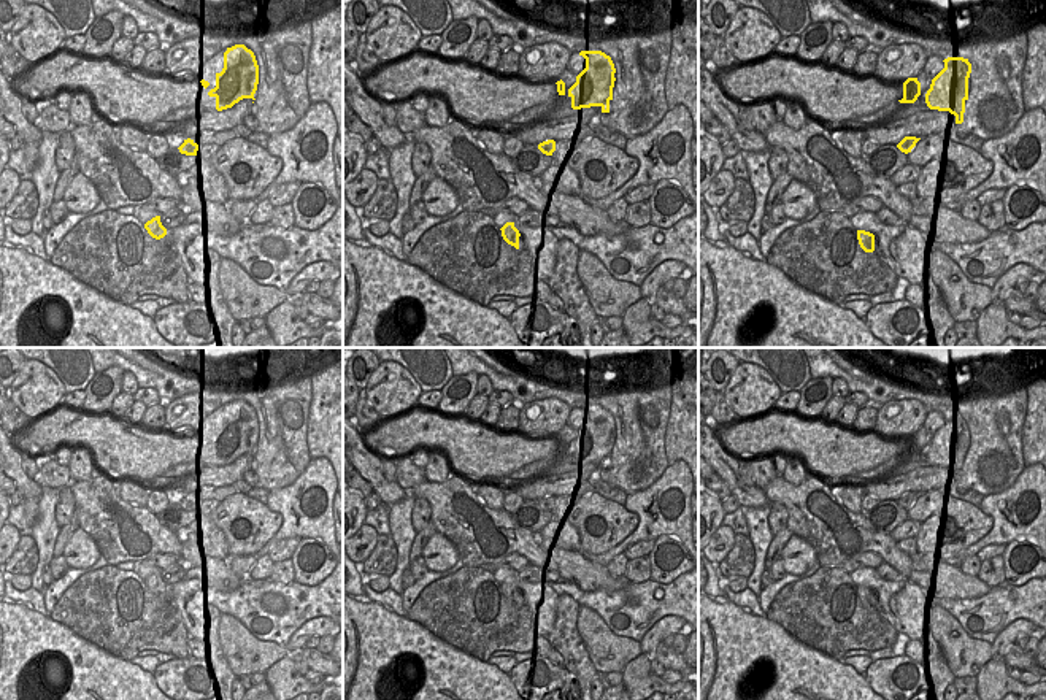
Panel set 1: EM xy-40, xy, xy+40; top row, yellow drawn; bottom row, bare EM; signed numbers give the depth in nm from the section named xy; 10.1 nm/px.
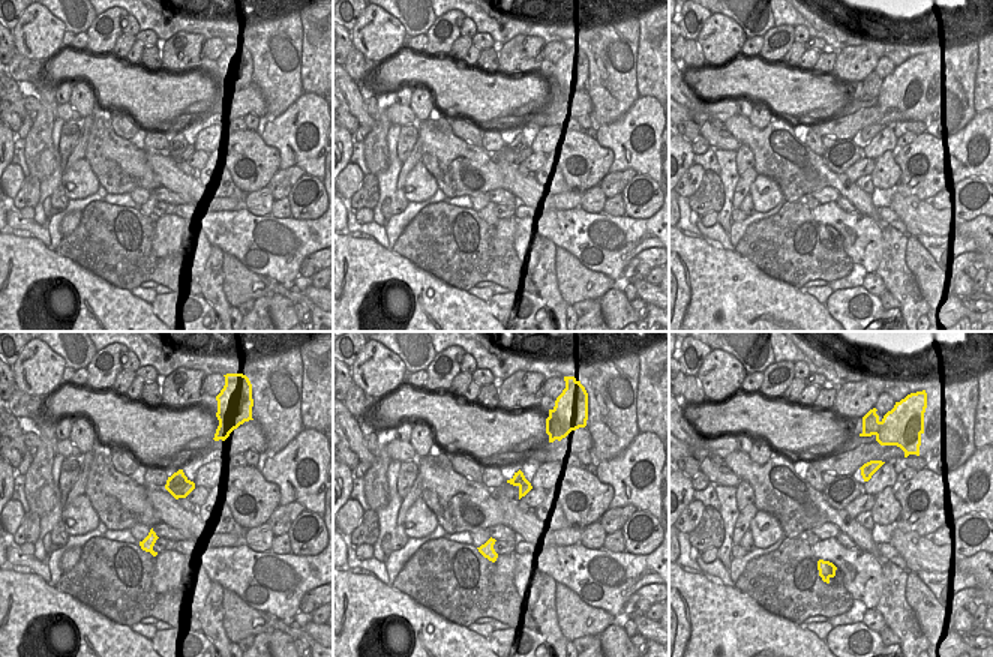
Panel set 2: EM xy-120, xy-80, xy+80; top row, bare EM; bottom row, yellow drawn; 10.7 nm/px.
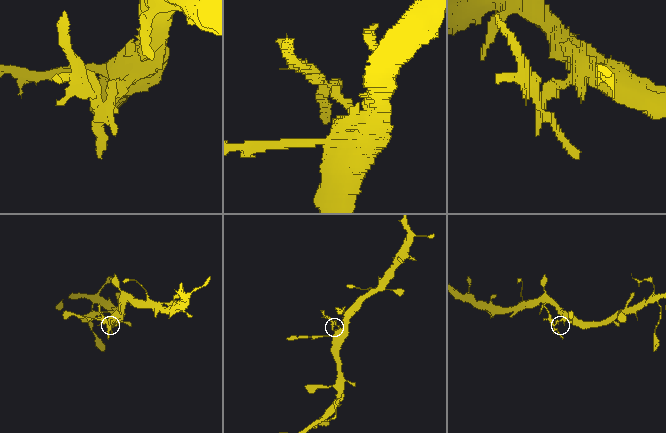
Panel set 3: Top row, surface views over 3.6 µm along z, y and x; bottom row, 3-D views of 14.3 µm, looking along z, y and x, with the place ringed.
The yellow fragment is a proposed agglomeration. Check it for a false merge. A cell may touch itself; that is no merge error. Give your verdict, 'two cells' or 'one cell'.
two cells

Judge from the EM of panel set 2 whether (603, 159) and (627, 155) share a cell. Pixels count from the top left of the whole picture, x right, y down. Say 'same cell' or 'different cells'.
different cells

